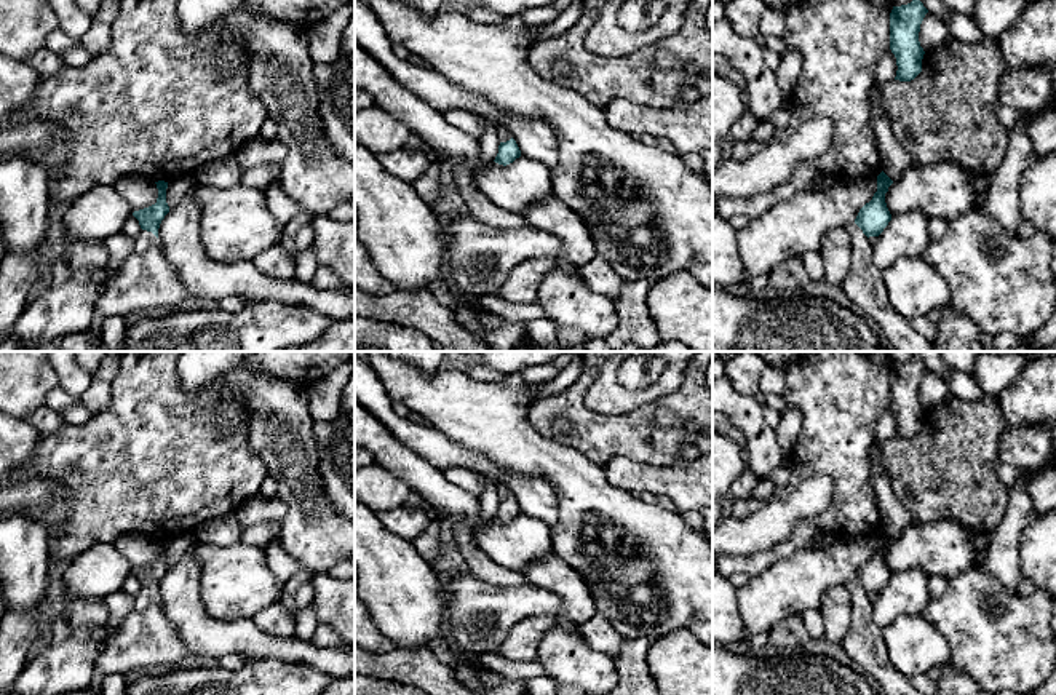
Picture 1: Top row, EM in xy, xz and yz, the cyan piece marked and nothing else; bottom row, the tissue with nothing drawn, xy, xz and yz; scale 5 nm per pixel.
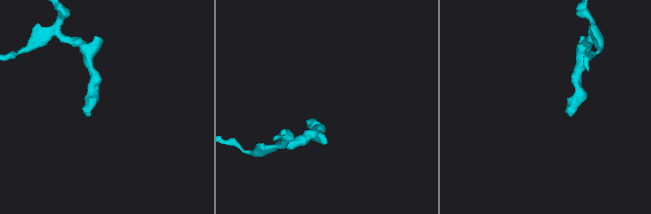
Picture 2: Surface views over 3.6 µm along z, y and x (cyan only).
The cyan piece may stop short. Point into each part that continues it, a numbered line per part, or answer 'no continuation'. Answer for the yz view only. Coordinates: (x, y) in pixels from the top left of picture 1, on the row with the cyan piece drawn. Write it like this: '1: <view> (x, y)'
1: yz (865, 286)

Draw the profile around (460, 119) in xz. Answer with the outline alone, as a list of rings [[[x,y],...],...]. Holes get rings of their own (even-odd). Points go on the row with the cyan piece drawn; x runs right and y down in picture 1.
[[[449,109],[443,112],[443,117],[449,125],[460,128],[462,131],[481,141],[482,126],[478,121],[478,118],[471,115],[470,112],[462,110],[462,109]]]

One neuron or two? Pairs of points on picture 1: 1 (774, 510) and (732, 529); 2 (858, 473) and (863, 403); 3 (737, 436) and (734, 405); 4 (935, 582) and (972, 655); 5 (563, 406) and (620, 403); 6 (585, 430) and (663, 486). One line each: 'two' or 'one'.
1: one
2: one
3: two
4: two
5: two
6: two

